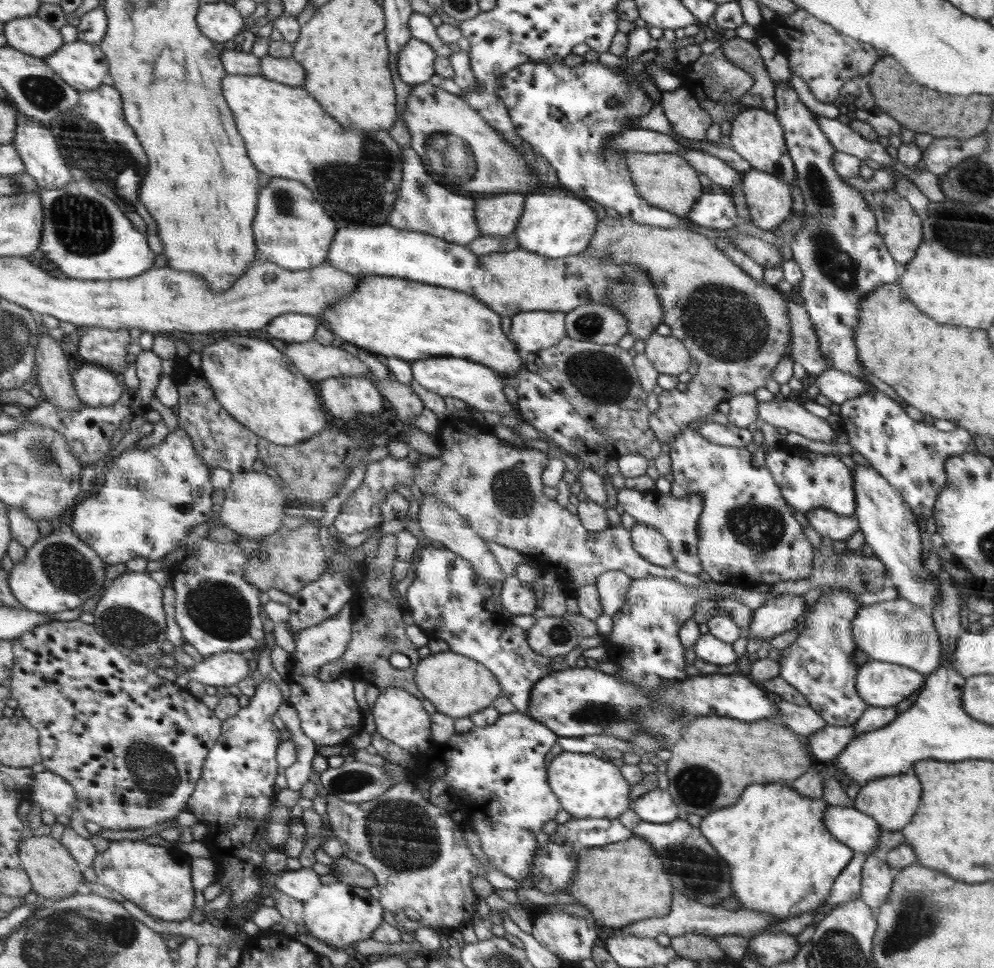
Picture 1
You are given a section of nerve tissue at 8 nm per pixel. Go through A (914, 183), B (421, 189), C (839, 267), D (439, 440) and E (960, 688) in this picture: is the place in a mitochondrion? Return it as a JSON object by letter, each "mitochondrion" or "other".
{"A":"other","B":"mitochondrion","C":"mitochondrion","D":"other","E":"other"}

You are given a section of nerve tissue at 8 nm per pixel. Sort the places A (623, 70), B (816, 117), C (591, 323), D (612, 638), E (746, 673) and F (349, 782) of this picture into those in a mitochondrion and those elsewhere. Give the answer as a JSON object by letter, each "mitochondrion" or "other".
{"A":"other","B":"other","C":"mitochondrion","D":"other","E":"other","F":"mitochondrion"}

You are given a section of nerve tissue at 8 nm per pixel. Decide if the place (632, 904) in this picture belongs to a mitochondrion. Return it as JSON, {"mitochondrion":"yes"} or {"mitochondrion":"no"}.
{"mitochondrion":"no"}

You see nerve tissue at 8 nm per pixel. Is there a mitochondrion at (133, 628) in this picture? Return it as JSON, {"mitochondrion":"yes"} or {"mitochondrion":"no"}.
{"mitochondrion":"yes"}

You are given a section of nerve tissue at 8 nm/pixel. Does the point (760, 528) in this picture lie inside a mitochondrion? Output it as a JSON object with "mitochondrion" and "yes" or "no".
{"mitochondrion":"yes"}

